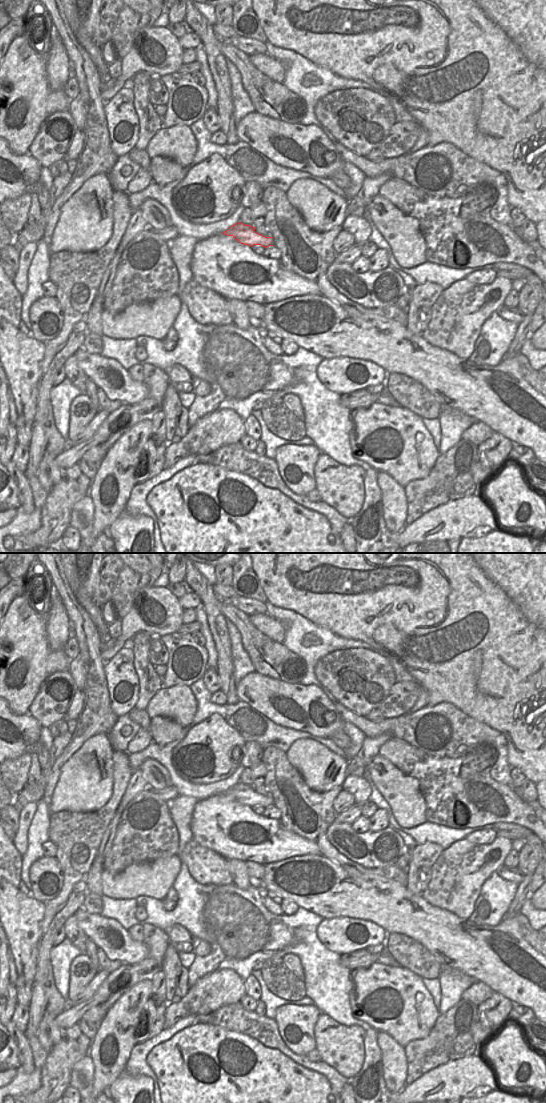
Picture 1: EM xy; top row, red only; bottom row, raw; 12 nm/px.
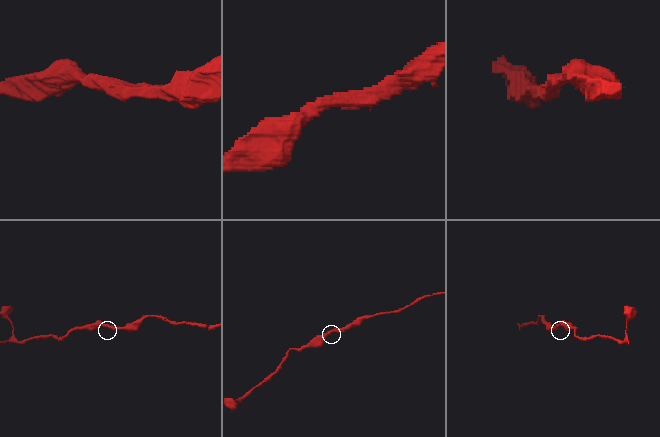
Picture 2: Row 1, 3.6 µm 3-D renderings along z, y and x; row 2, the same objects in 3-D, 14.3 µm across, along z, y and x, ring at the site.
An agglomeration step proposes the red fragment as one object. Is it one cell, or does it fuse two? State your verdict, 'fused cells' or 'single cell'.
single cell

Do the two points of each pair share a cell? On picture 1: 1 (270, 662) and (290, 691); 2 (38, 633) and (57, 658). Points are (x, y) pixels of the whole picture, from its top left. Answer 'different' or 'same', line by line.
1: different
2: same

